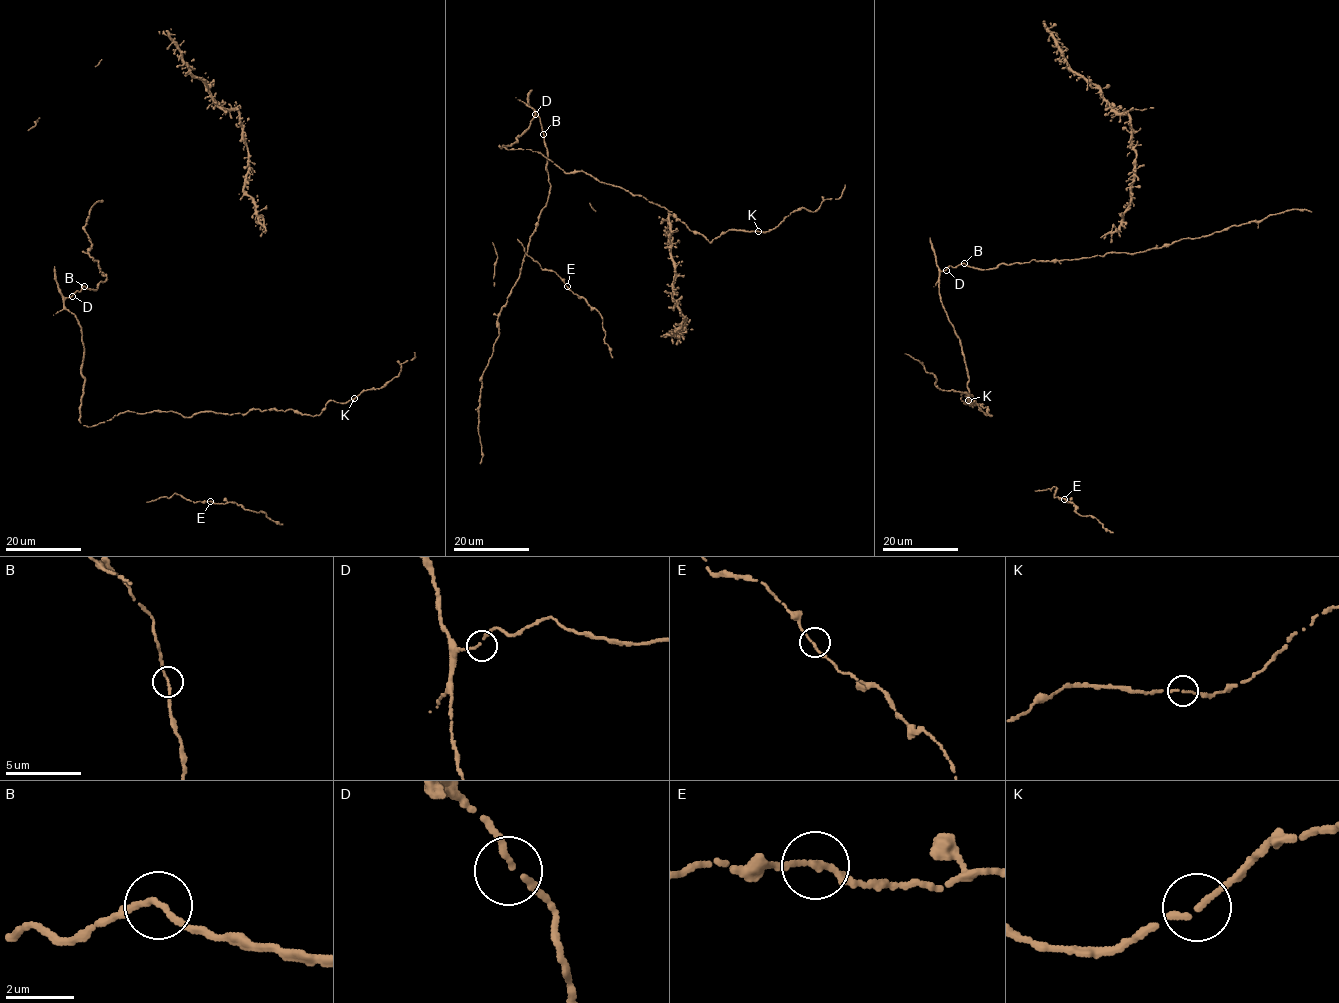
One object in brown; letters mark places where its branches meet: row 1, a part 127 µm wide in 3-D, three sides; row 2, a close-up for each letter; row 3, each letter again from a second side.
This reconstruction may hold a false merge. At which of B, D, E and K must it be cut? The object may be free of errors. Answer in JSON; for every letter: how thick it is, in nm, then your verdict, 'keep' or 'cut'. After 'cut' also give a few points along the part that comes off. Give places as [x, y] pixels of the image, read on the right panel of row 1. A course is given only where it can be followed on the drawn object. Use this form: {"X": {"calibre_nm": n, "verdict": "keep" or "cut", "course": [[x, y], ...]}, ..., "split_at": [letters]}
{"B": {"calibre_nm": 170, "verdict": "keep"}, "D": {"calibre_nm": 160, "verdict": "keep"}, "E": {"calibre_nm": 170, "verdict": "keep"}, "K": {"calibre_nm": 170, "verdict": "keep"}, "split_at": []}

